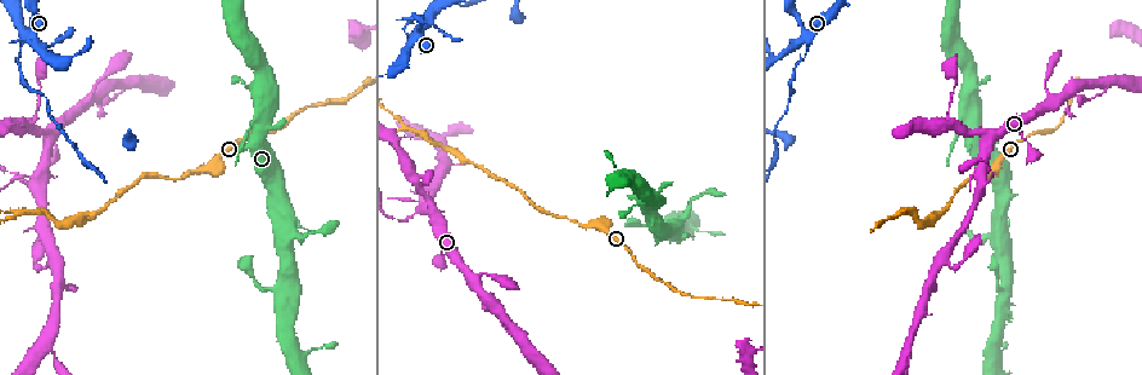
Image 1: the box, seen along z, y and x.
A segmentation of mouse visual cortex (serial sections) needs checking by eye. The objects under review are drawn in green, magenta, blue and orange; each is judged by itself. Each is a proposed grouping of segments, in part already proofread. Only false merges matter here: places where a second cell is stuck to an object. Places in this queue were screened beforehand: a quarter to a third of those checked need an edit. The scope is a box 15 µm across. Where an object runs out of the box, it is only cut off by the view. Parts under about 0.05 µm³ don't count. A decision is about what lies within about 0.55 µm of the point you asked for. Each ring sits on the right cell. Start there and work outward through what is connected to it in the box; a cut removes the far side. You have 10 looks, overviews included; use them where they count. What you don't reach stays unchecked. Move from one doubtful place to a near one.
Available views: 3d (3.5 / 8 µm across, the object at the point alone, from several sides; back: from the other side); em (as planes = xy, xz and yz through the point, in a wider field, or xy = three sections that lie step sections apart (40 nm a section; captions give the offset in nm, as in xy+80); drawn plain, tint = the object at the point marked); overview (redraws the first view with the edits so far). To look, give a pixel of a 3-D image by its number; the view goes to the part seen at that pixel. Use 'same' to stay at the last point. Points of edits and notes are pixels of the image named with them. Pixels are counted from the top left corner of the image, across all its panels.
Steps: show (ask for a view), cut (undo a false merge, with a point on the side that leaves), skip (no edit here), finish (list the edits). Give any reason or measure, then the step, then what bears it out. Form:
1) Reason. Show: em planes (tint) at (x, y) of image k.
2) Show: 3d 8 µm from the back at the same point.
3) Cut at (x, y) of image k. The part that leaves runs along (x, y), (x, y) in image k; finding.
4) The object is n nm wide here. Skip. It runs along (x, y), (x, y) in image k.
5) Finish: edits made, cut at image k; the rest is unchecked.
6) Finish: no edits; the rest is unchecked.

Arms part here. Show: 3d 3.5 µm at (37, 179) of image 1.

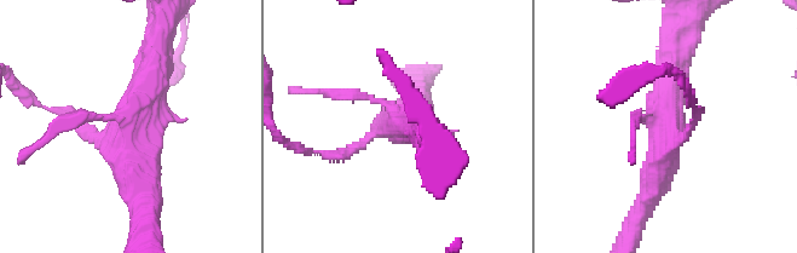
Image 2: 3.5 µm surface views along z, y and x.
Need the tissue. Show: em xy step 5 (tint) at (665, 133) of image 2.

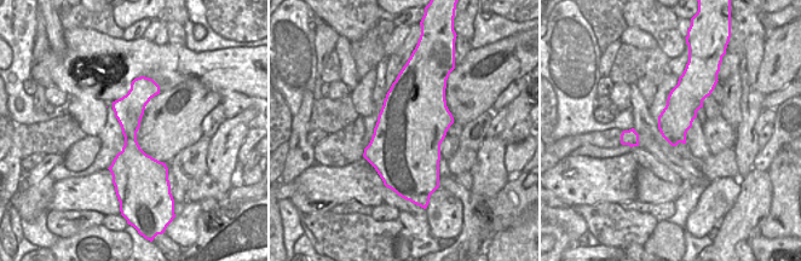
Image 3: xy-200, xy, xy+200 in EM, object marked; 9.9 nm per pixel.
The object is 700 nm wide here. Skip. It runs along (139, 83), (130, 109), (127, 180) in image 3; continuous, no second cell.

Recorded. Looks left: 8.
Show: 3d 3.5 µm at (402, 126) of image 1.

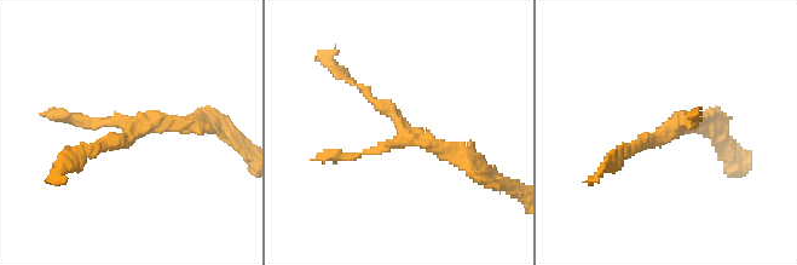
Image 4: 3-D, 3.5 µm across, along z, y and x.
Show: em planes (tint) at (672, 128) of image 4.

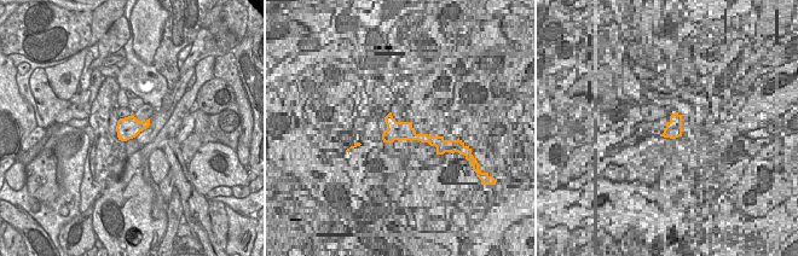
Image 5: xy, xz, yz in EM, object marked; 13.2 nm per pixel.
The object is 300 nm wide here. Skip. It runs along (474, 168), (408, 138), (352, 82) in image 4; continuous, no second cell.

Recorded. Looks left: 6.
A narrow waist. Show: 3d 3.5 µm from the back at (802, 60) of image 1.

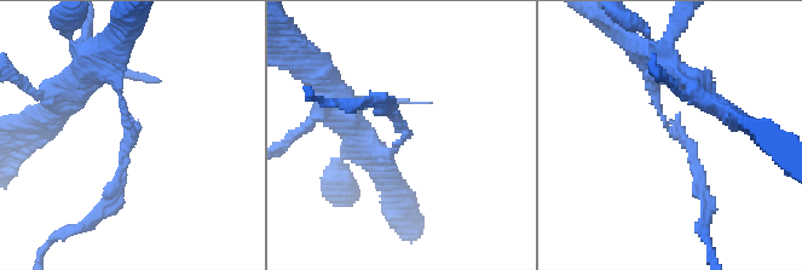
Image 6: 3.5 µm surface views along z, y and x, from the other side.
Show: em planes (tint) at (130, 123) of image 6.

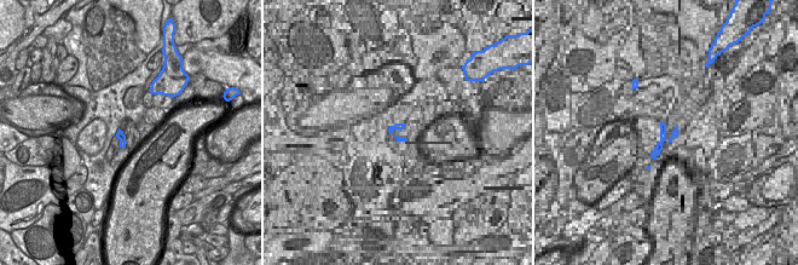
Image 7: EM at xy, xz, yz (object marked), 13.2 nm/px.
The arms are 150, 300 nm wide. Cut at (125, 155) of image 6. The part that leaves runs along (130, 121), (115, 200), (99, 214) in image 6; a second cell is stuck on.

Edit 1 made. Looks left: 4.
Show: overview.

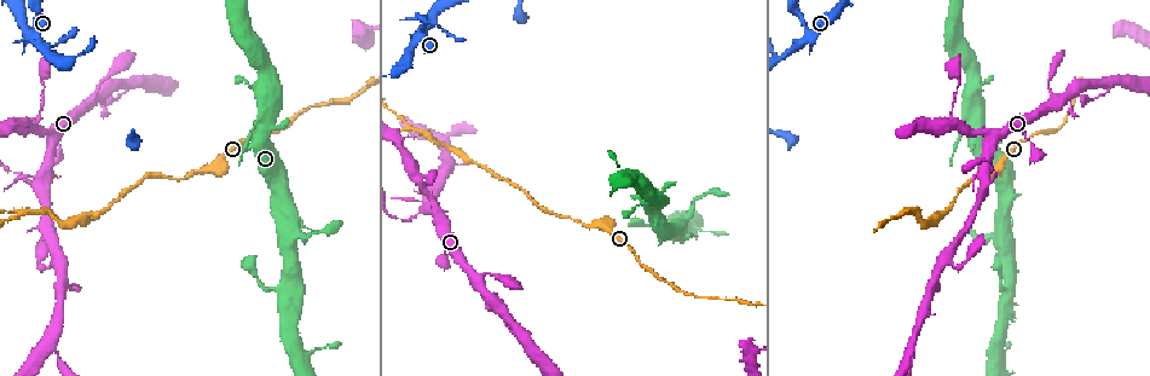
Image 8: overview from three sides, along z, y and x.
Sudden change in width. Show: 3d 3.5 µm at (261, 286) of image 8.

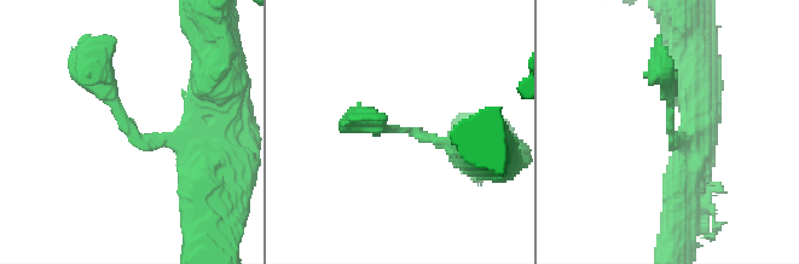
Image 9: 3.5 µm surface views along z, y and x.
The arms are 200, 350 nm wide. Show: em xy step 3 (tint) at (674, 131) of image 9.

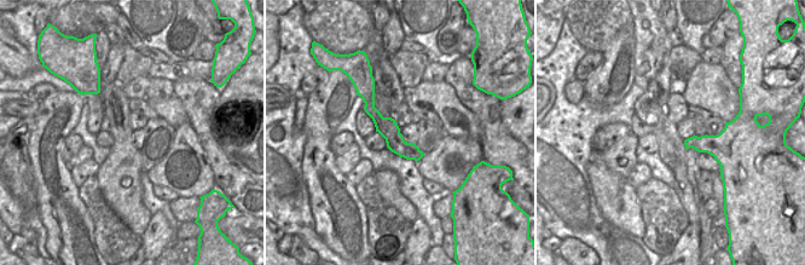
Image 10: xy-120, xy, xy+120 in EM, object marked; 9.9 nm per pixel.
Skip. All the same cell.

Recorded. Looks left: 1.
Finish: edits made, cut at image 6; the rest is unchecked.

